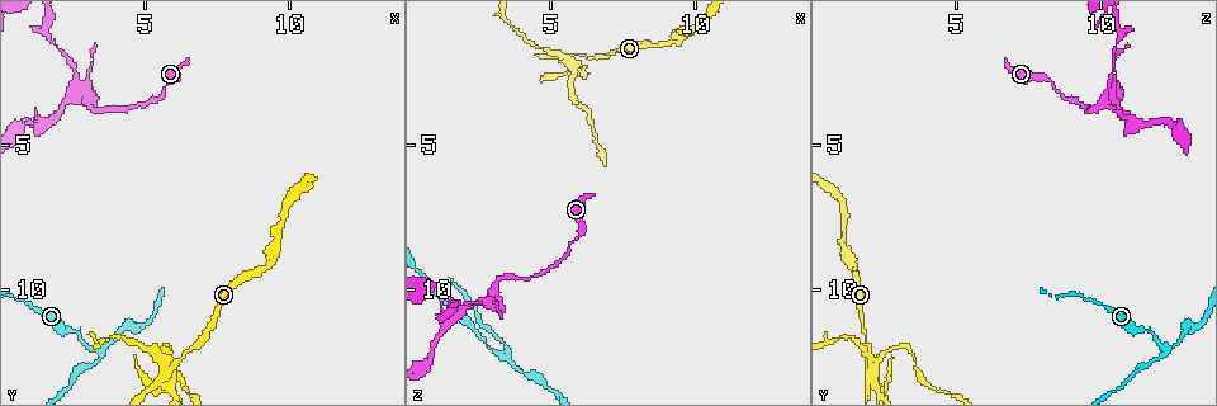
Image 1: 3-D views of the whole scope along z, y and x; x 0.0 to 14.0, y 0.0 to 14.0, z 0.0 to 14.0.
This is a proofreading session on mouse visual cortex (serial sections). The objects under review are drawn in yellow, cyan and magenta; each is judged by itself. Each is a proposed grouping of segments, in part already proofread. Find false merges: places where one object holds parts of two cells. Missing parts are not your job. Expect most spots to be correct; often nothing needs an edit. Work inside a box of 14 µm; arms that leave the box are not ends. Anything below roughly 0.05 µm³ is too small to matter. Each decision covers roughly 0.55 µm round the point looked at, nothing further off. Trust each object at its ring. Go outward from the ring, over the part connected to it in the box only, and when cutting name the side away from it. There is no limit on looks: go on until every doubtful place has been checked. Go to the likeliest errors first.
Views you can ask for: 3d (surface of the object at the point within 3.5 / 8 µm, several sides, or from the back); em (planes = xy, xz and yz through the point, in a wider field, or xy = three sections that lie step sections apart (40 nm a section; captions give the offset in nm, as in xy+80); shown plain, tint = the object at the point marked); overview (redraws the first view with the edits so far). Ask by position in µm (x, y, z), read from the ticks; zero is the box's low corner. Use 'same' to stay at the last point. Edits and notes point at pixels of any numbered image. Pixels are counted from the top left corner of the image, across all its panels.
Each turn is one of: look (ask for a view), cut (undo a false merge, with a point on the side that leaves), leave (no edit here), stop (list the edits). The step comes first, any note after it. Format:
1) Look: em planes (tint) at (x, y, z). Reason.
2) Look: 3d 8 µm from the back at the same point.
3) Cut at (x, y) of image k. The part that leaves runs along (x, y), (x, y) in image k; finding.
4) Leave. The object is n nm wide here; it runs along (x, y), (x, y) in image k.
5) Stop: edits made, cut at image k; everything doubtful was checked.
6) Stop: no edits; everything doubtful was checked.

Look: 3d 3.5 µm at (5.7, 12.8, 2.0). Thick turns thin.

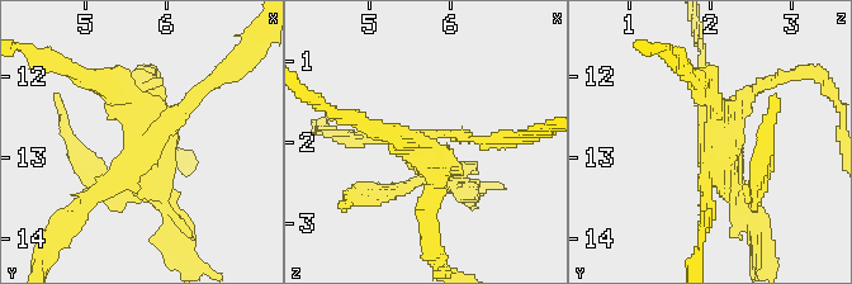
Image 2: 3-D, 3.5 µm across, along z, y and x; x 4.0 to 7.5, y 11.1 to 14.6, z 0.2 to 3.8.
Look: em xy step 3 (tint) at (5.65, 12.75, 1.95).

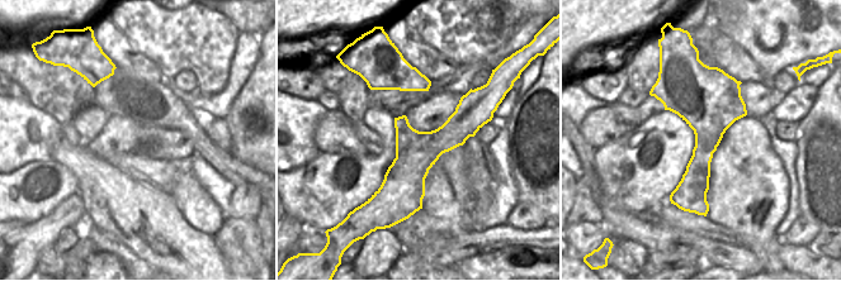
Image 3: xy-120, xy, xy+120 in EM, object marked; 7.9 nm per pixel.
Cut at (432, 175) of image 2. The part that leaves runs along (429, 150), (432, 247) in image 2; a second cell is stuck on.

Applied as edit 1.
Look: 3d 3.5 µm at (2.9, 3.3, 10.3).

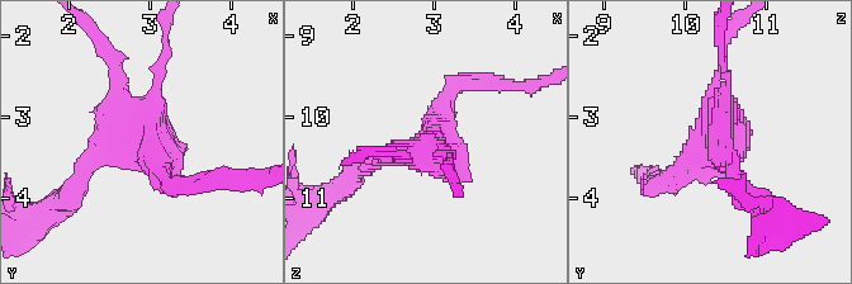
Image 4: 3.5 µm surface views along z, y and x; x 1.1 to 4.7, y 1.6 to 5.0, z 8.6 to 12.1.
Look: em xy step 3 (tint) at (2.95, 3.30, 10.40). Now the EM.

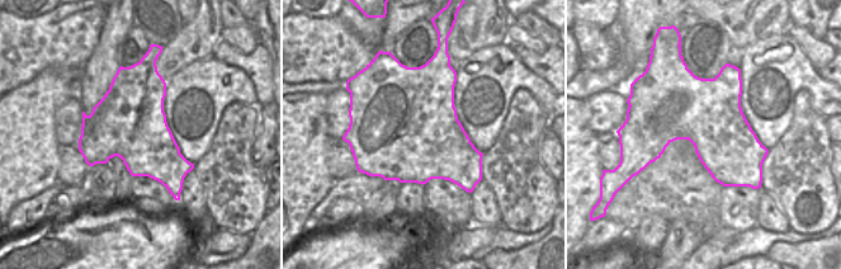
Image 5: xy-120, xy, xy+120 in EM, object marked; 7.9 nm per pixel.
Look: em xy step 2 (tint) at the same point. Another direction.

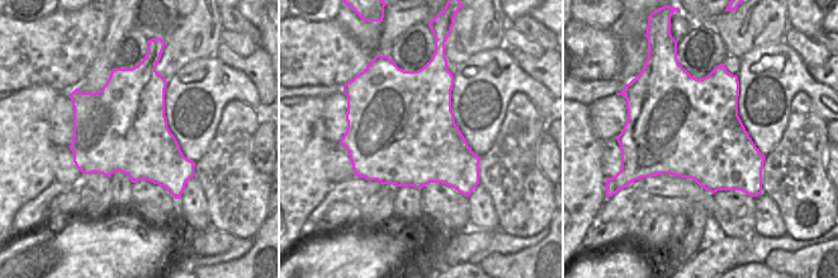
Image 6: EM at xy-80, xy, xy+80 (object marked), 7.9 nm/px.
Leave. The object is 850 nm wide here; it runs along (457, 90), (434, 148), (364, 167) in image 4; one cell here.

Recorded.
Look: 3d 3.5 µm at (3.4, 12.1, 12.2). Arms part here.

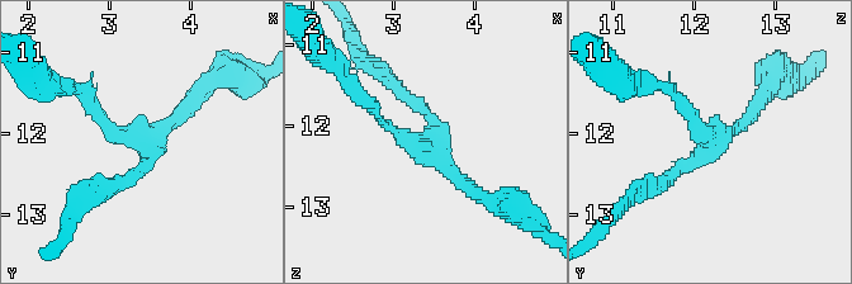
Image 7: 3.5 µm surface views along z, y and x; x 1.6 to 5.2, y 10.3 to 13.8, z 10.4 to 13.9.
Look: em planes (tint) at (3.35, 12.05, 12.25).

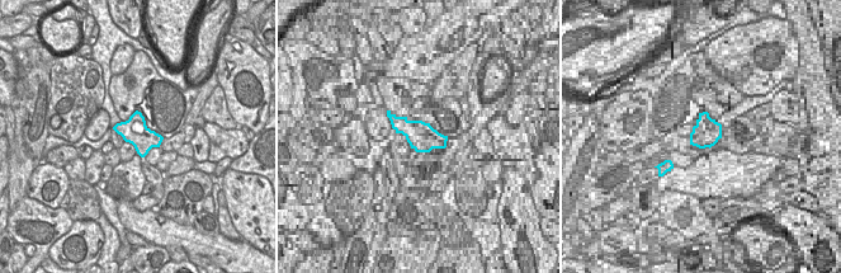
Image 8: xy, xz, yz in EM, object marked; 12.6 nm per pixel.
Leave. The arms are 150, 200, 200 nm wide; it runs along (365, 104), (478, 195) in image 7; one cell here.

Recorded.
Look: 3d 3.5 µm at (2.5, 2.5, 10.4). Calibre changes.

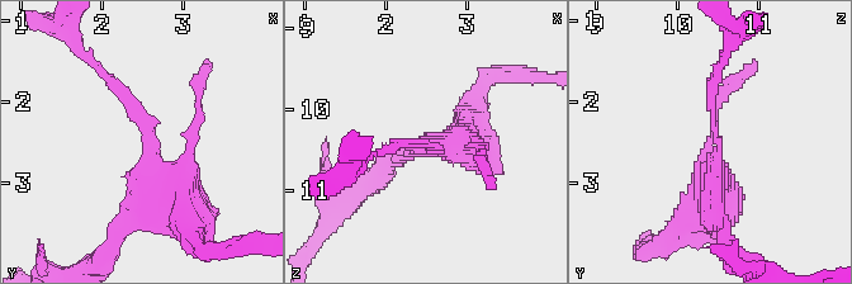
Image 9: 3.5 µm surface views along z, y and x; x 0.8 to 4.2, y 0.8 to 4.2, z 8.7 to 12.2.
Look: em planes (tint) at (2.55, 2.50, 10.50). The arms are 150, 450 nm wide.

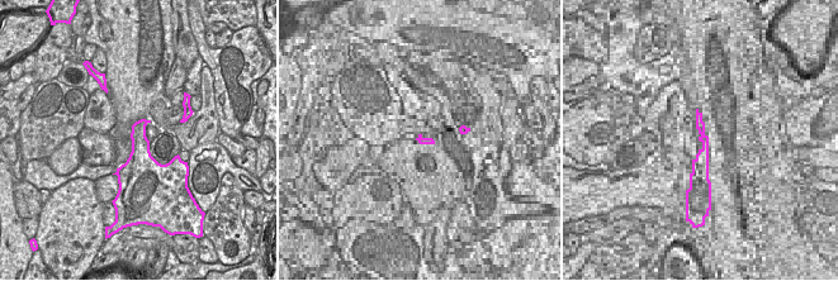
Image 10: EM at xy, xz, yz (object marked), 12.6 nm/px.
Leave. The object is 280 nm wide here; it runs along (187, 213), (104, 72) in image 9; one cell here.

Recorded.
Stop: edits made, cut at image 2; everything doubtful was checked.

